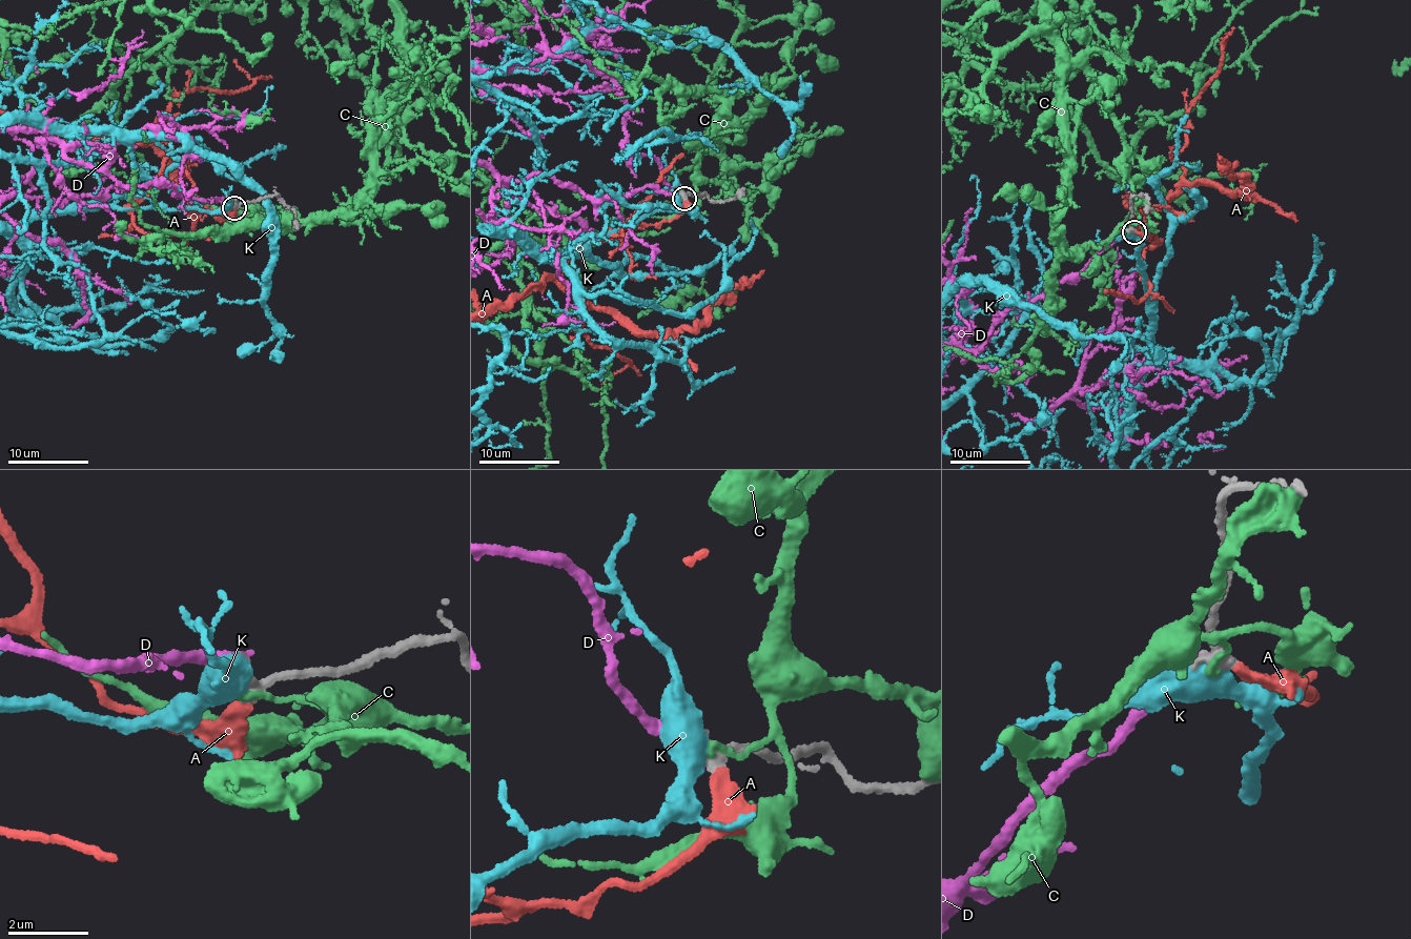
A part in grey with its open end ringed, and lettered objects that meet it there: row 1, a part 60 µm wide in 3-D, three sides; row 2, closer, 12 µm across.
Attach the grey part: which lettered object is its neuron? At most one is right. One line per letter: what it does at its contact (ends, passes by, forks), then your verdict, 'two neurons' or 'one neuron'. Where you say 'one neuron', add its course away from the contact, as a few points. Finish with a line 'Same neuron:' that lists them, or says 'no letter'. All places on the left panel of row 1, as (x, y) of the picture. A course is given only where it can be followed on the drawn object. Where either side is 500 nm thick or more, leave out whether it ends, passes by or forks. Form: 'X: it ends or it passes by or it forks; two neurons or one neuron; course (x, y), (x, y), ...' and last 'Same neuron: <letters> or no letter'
A: it ends; one neuron
C: it ends; two neurons
D: it ends; two neurons
K: two neurons
Same neuron: A

